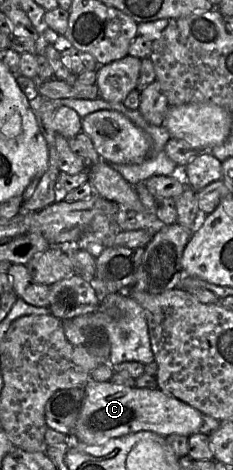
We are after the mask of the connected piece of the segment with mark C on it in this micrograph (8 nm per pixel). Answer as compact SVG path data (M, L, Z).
M90 380L84 393L75 427L69 435L81 443L99 443L140 431L151 431L165 438L173 434L189 437L200 431L204 420L200 411L158 388L130 388Z

